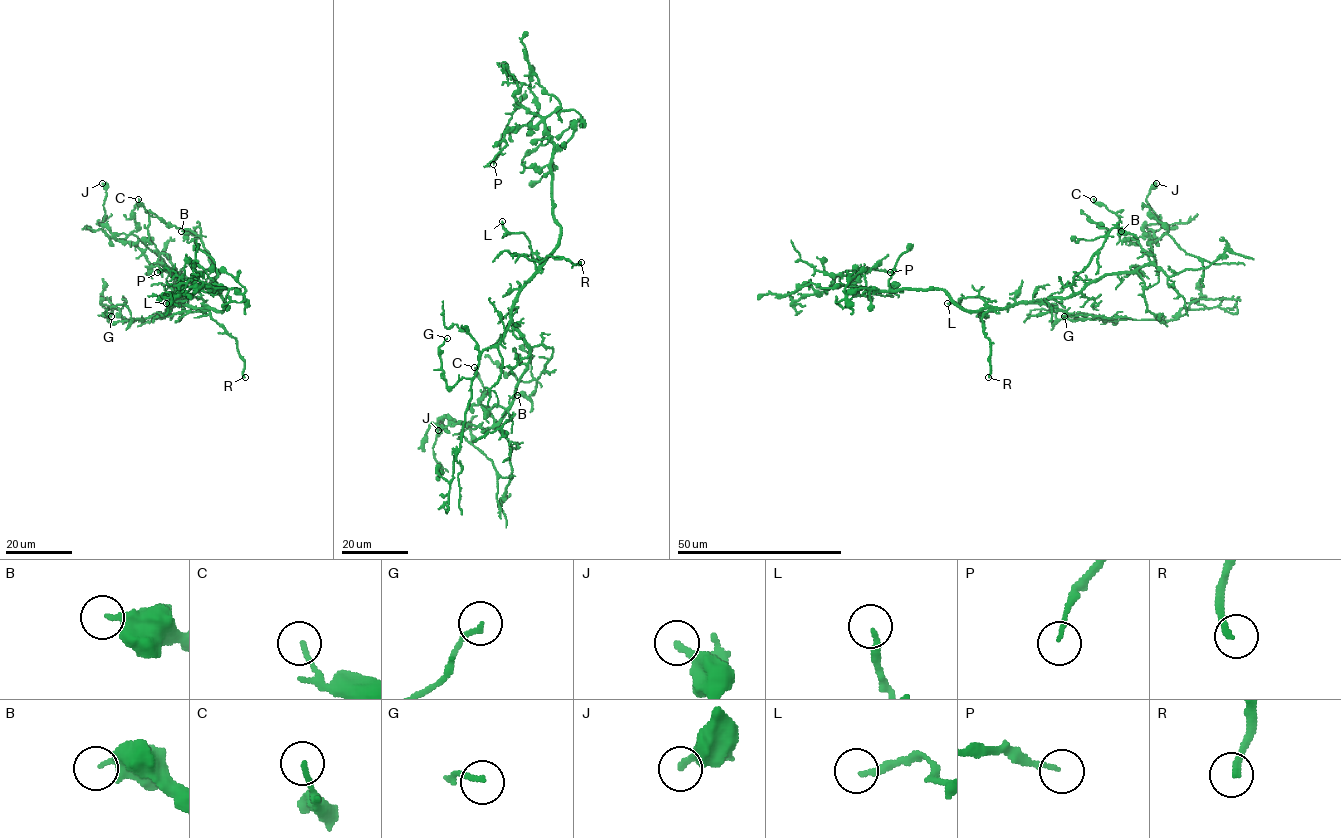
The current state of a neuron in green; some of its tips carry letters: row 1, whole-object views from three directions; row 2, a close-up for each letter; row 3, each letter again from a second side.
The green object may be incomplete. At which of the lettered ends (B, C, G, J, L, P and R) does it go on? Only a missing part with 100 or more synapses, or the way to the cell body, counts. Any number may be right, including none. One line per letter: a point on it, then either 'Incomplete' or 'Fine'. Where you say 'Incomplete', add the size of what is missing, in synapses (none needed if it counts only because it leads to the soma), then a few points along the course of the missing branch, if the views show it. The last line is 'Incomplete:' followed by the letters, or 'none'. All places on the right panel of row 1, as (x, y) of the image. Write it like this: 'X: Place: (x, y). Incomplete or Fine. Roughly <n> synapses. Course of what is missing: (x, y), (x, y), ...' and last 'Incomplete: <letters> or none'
B: Place: (1121, 231). Fine
C: Place: (1093, 199). Fine
G: Place: (1064, 316). Fine
J: Place: (1156, 183). Fine
L: Place: (947, 303). Fine
P: Place: (890, 272). Fine
R: Place: (988, 377). Incomplete. Course of what is missing: (988, 377), (1000, 421), (996, 519), (985, 527), (954, 519), (926, 520), (861, 536), (826, 556)
Incomplete: R

